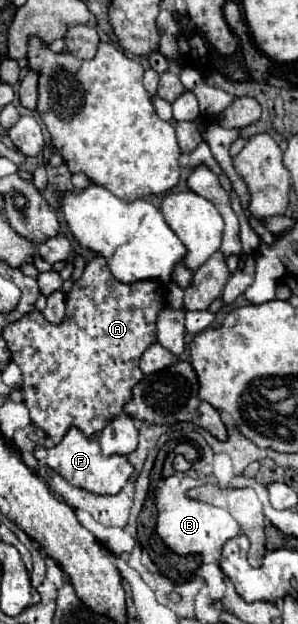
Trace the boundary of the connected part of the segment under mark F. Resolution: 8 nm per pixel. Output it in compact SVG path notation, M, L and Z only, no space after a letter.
M71 427L69 433L63 437L63 441L53 449L37 447L35 457L39 461L45 461L55 473L61 473L61 477L65 477L65 481L69 481L71 485L81 485L81 489L89 489L89 493L101 493L101 495L117 495L133 473L133 467L127 461L127 457L123 455L103 457L97 437L89 439L75 427Z

